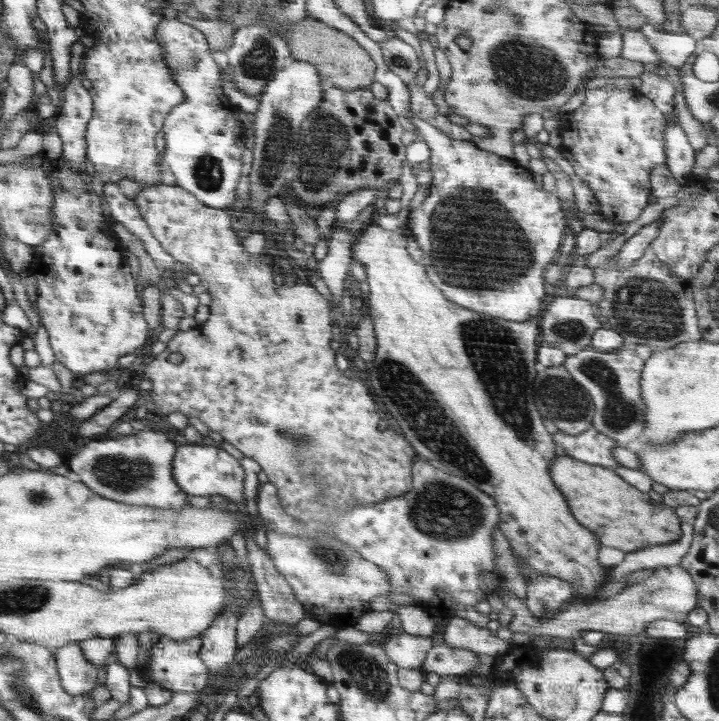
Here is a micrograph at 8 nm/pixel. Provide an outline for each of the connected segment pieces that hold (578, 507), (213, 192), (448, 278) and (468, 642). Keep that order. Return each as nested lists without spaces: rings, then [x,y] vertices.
[[[556,456],[551,464],[551,476],[566,497],[574,519],[580,524],[588,524],[588,530],[592,530],[604,546],[614,546],[622,552],[636,552],[646,546],[676,542],[682,536],[680,519],[674,510],[660,501],[654,502],[652,510],[650,496],[628,484],[616,472],[616,467],[602,468],[570,456]]]
[[[176,18],[163,21],[158,26],[158,39],[166,52],[167,63],[172,72],[178,77],[178,84],[182,86],[187,99],[175,107],[164,123],[165,153],[164,162],[176,178],[176,184],[191,192],[198,201],[214,209],[226,209],[226,206],[236,200],[236,186],[242,178],[242,154],[246,150],[246,134],[238,119],[235,106],[222,89],[222,67],[220,67],[208,52],[209,41],[204,34],[191,25],[182,23]]]
[[[409,111],[408,117],[410,117],[410,122],[418,129],[418,132],[423,136],[423,139],[430,148],[429,171],[432,173],[433,179],[429,185],[429,194],[420,204],[420,208],[410,210],[407,223],[407,228],[411,232],[411,238],[418,243],[420,250],[422,250],[423,258],[421,263],[426,270],[428,278],[436,287],[442,290],[443,295],[448,300],[464,308],[472,309],[474,312],[484,313],[497,319],[512,320],[512,322],[524,322],[524,320],[538,318],[536,314],[540,310],[545,310],[544,299],[546,298],[546,290],[544,290],[542,272],[550,264],[548,258],[552,258],[556,254],[556,250],[560,248],[560,242],[562,242],[564,232],[566,232],[566,220],[564,220],[564,212],[562,212],[560,200],[554,194],[550,194],[548,187],[538,185],[534,181],[534,174],[529,169],[521,167],[514,160],[488,152],[487,149],[481,149],[472,143],[471,140],[454,140],[444,134],[442,130],[428,122],[424,122],[422,118],[418,118],[414,112]]]
[[[450,617],[442,632],[444,642],[454,648],[465,648],[479,654],[499,656],[509,651],[512,643],[491,634],[488,628],[475,626],[474,623],[460,618]]]

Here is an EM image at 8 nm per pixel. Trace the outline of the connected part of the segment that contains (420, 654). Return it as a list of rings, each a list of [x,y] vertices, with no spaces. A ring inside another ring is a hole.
[[[406,633],[393,636],[385,643],[387,655],[401,669],[420,668],[432,646],[431,637],[418,637]]]

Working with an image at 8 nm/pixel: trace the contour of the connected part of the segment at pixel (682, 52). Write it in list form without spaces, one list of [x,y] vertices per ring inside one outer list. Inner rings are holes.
[[[648,23],[642,25],[640,32],[648,39],[648,43],[654,47],[659,62],[664,61],[664,63],[676,67],[681,67],[688,60],[697,43],[697,40],[690,37],[688,33],[658,30]]]

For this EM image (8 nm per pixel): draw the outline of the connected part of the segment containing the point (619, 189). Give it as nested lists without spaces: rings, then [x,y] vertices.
[[[612,87],[586,89],[578,109],[565,118],[562,129],[562,156],[595,193],[605,221],[630,223],[640,217],[650,196],[650,170],[667,162],[664,113],[638,90]]]

